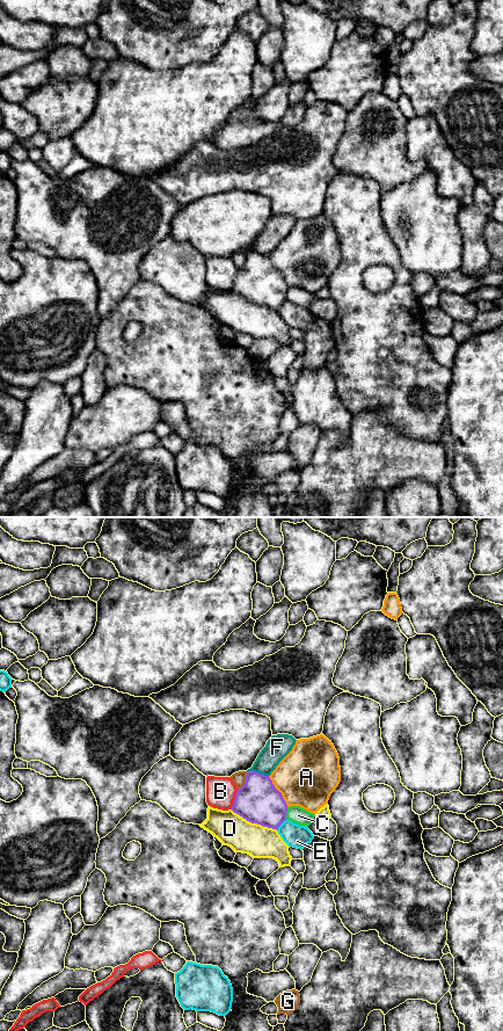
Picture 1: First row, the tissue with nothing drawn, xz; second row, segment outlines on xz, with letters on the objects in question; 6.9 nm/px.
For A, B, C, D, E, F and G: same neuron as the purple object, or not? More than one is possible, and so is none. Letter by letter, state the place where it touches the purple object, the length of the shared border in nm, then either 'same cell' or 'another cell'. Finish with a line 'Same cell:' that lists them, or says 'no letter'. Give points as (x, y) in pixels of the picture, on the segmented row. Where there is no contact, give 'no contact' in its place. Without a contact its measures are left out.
A: xz (278, 791) | 260 nm | another cell
B: xz (235, 799) | 160 nm | another cell
C: xz (285, 813) | 90 nm | another cell
D: xz (254, 822) | 360 nm | another cell
E: xz (281, 823) | 100 nm | another cell
F: xz (257, 772) | 160 nm | another cell
G: xz (246, 781) | 130 nm | another cell
Same cell: no letter

